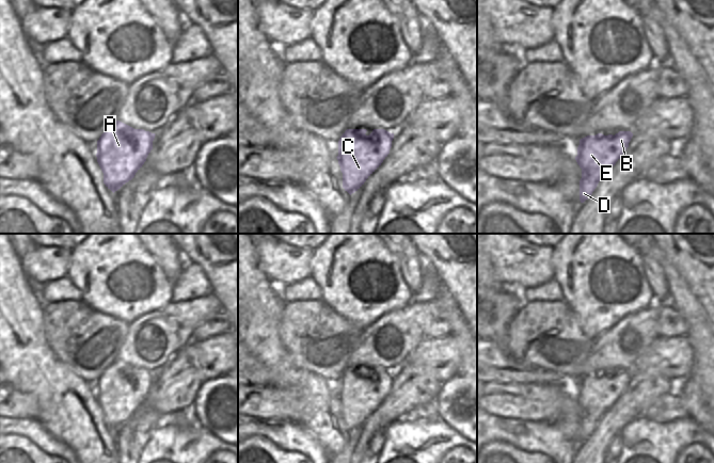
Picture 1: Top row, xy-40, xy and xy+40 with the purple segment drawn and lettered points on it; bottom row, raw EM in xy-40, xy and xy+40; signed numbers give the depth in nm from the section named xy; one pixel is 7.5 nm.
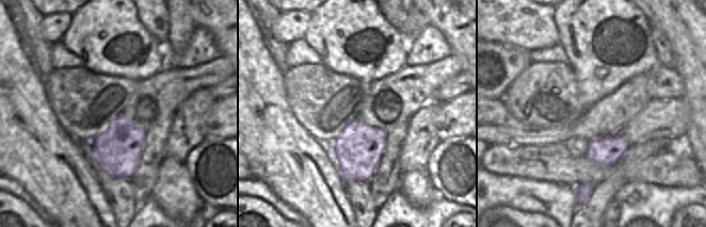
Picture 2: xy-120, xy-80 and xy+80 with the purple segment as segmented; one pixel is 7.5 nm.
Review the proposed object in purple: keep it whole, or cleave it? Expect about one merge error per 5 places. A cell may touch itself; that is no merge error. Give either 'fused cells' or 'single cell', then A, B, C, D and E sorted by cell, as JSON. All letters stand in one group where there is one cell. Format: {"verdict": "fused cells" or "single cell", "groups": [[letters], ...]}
{"verdict": "single cell", "groups": [["A", "B", "C", "D", "E"]]}

